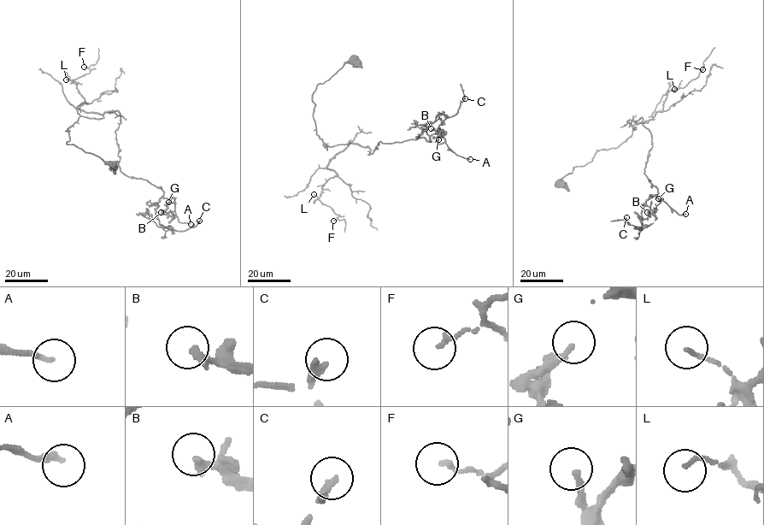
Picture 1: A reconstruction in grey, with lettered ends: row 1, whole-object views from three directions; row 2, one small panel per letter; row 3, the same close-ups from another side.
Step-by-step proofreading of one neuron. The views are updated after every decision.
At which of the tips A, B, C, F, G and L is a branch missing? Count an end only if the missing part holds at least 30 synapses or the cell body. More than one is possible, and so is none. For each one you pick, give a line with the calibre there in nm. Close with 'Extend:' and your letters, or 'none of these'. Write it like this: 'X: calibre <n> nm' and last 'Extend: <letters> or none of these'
A: calibre 180 nm
B: calibre 300 nm
C: calibre 280 nm
Extend: A, B, C

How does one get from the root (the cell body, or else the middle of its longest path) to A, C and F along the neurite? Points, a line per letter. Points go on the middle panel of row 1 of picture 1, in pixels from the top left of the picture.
A: (355, 61), (312, 95), (328, 146), (349, 141), (371, 154), (379, 141), (437, 133), (470, 159)
C: (355, 61), (312, 95), (328, 146), (431, 141), (424, 125), (465, 98)
F: (355, 61), (312, 95), (320, 138), (349, 141), (326, 166), (337, 174), (319, 197), (338, 215), (333, 221)

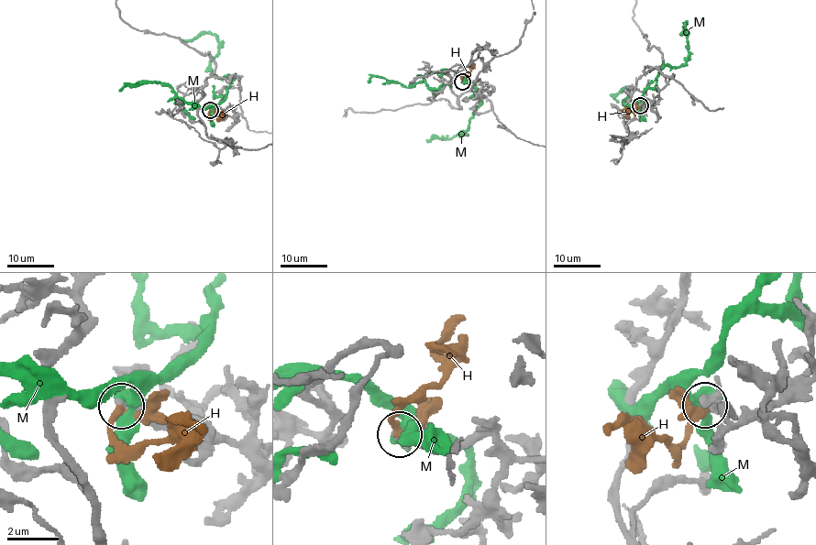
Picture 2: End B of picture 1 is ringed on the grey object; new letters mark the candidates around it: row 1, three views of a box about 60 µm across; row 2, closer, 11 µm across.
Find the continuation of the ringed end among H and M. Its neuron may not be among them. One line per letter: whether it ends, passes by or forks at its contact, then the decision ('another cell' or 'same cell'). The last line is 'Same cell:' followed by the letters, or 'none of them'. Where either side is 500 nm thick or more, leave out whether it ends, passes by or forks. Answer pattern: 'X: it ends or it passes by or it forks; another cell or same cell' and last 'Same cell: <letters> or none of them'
H: it passes by; same cell
M: it passes by; another cell
Same cell: H

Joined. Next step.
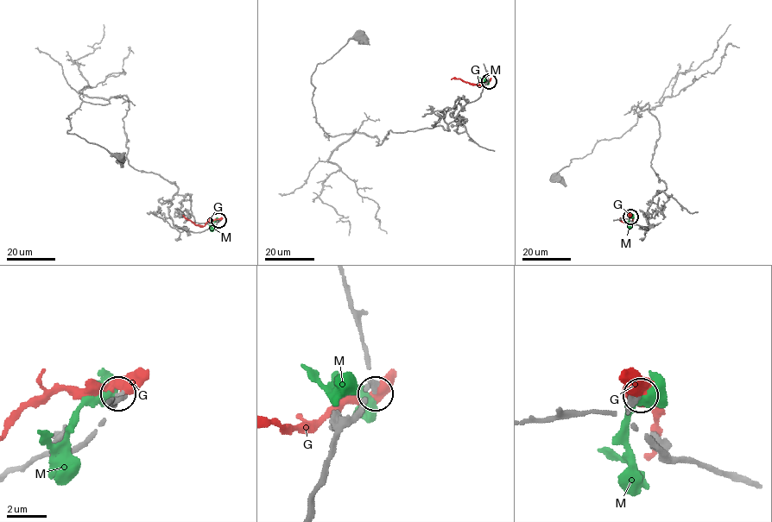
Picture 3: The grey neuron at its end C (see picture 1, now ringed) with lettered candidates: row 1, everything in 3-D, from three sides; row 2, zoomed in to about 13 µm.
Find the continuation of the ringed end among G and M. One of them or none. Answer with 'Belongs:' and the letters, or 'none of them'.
Belongs: none of them

